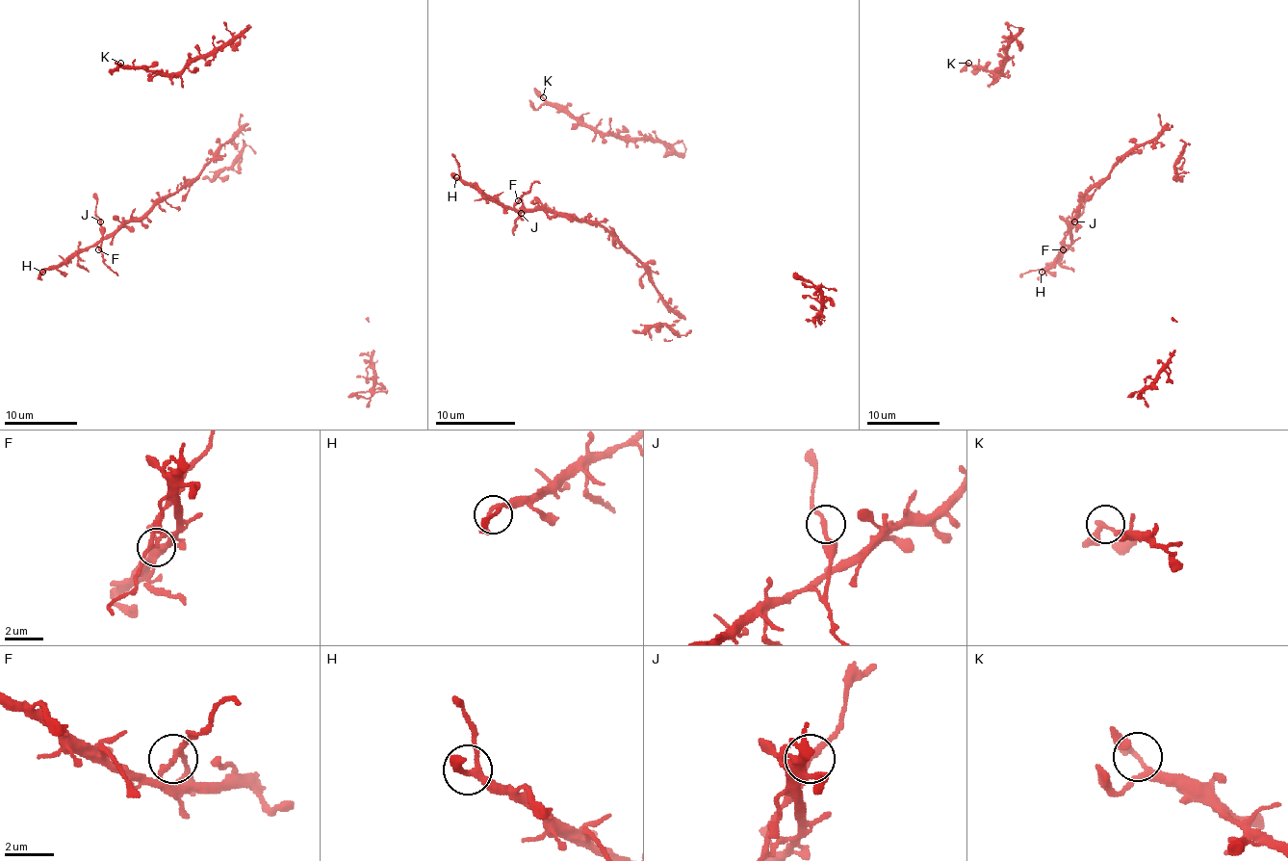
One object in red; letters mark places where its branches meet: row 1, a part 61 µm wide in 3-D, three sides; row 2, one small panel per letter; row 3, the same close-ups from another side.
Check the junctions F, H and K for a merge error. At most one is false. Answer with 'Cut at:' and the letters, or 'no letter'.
Cut at: F

